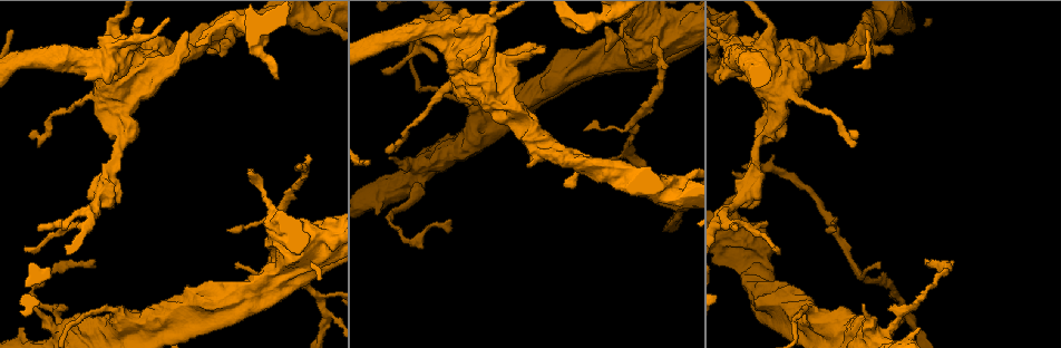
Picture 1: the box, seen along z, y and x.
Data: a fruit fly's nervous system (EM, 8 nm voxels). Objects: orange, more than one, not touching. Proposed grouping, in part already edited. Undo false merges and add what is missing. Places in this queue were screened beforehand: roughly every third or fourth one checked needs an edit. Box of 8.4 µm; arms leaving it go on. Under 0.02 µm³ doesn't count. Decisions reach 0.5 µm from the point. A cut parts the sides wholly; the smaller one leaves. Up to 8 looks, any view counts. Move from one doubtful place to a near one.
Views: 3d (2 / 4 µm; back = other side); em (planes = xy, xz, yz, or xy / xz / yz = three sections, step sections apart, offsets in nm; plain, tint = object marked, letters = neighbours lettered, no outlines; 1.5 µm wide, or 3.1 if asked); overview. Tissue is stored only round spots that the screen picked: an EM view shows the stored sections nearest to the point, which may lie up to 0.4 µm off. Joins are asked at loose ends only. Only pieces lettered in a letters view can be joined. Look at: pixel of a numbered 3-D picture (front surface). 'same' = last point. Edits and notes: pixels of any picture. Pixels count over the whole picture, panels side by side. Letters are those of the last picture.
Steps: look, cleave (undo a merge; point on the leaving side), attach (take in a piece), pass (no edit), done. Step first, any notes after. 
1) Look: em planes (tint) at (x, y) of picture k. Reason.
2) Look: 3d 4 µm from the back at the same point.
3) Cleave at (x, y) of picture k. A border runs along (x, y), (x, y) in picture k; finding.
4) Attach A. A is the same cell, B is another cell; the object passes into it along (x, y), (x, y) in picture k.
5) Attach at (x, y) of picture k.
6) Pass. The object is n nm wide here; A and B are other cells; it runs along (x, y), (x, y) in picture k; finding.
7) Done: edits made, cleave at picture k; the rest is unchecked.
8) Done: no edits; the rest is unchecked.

Look: em xz step 4 (tint) at (743, 168) of picture 1.

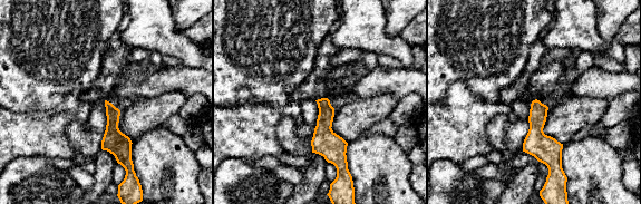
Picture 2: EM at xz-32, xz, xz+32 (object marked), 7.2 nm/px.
Look: em planes (tint) at the same point. Cut it another way.

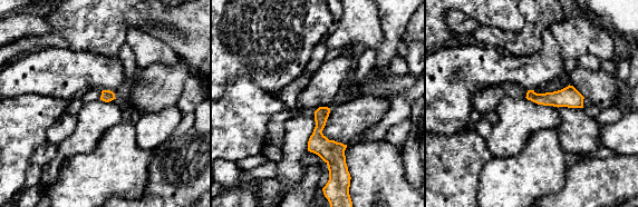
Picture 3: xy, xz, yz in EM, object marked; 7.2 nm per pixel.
Look: em planes (letters) at the same point. See the neighbours.

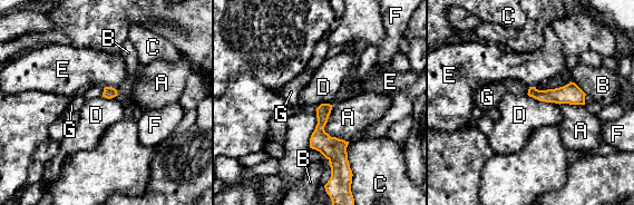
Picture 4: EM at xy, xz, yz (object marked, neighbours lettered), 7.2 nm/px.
Attach G. The object is 90 nm wide here; G is the same cell, A, B, C, D, E and F are other cells; the object passes into it along (562, 95), (528, 90), (495, 91) in picture 4; the neuron continues.

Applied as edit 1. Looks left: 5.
Look: em planes (letters) at (730, 207) of picture 1. Three arms meet.

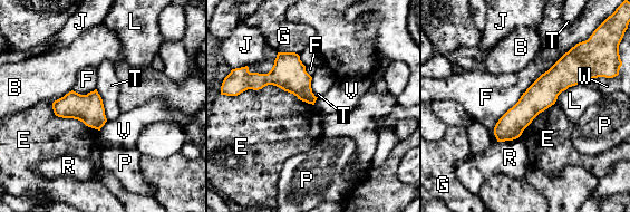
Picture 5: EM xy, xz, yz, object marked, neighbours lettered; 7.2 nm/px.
Pass. B, E, F, G, J, L, P, R, T, V and W are other cells; continuous, no second neuron.

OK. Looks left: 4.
Done: edits made, attach at picture 4; the rest is unchecked.

